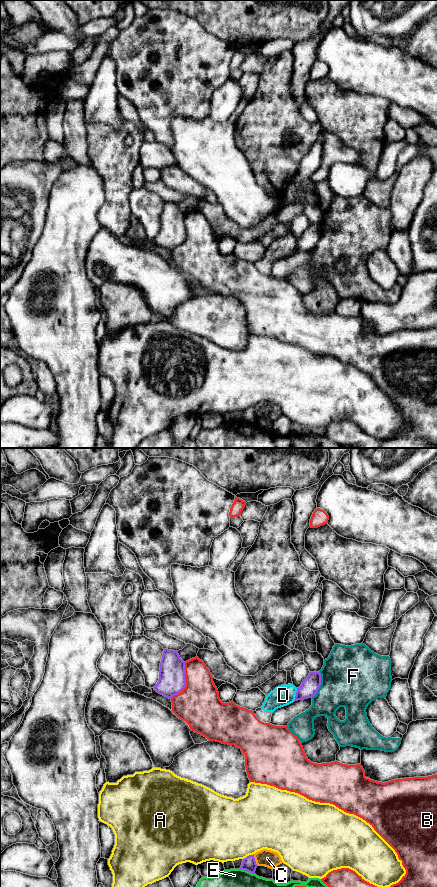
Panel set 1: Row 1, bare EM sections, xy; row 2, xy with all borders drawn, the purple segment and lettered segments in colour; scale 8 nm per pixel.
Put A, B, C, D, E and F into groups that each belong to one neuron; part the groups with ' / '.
A / B / C / D / E / F

